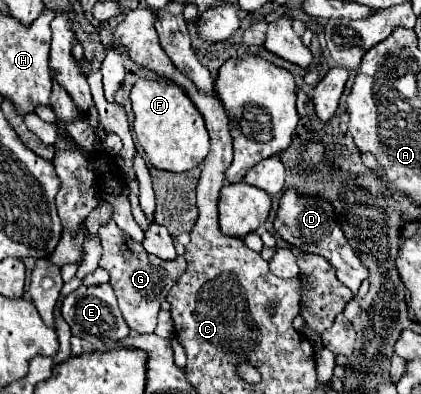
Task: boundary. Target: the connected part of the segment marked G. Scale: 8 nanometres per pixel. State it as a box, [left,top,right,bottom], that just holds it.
[98,221,186,333]

